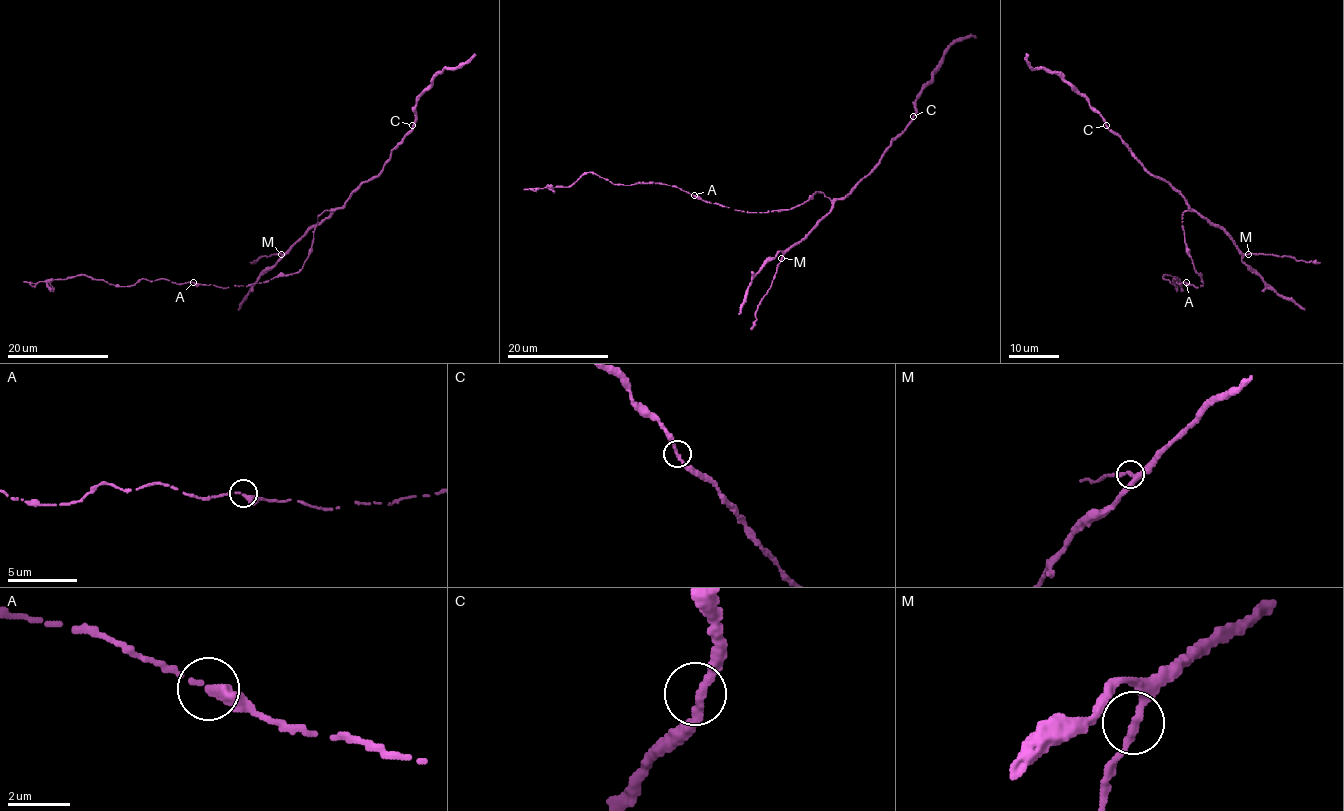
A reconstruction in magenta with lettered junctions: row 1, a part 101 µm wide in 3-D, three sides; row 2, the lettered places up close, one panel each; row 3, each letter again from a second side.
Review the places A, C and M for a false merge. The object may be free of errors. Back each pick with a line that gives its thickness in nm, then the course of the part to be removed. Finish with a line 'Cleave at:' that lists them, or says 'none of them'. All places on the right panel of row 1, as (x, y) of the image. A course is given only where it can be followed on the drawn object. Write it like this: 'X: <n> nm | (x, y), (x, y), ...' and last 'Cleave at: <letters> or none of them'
Cleave at: none of them

